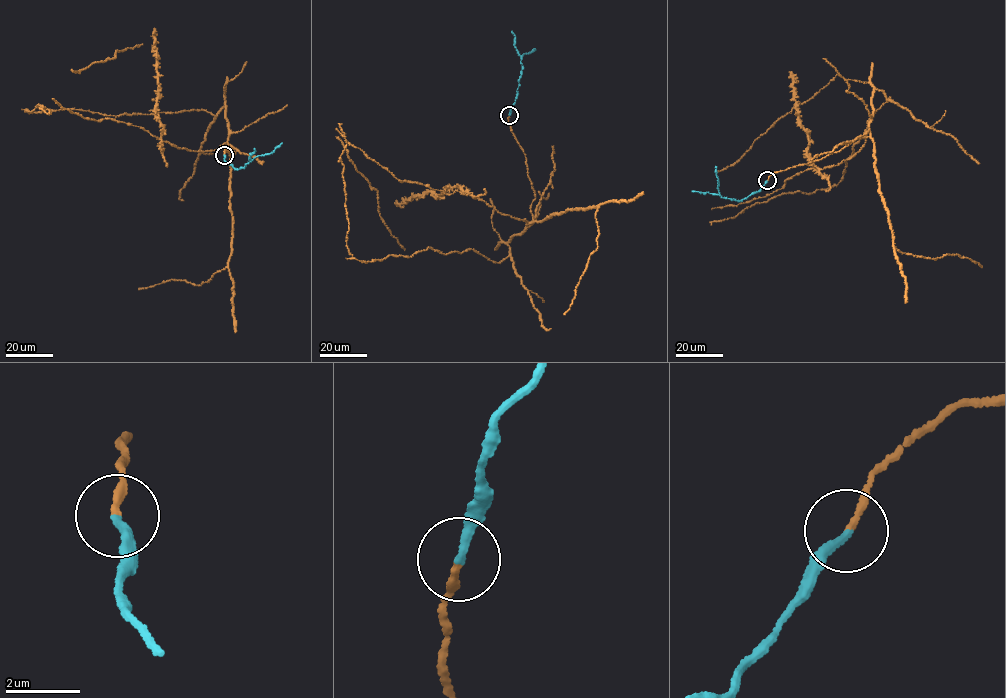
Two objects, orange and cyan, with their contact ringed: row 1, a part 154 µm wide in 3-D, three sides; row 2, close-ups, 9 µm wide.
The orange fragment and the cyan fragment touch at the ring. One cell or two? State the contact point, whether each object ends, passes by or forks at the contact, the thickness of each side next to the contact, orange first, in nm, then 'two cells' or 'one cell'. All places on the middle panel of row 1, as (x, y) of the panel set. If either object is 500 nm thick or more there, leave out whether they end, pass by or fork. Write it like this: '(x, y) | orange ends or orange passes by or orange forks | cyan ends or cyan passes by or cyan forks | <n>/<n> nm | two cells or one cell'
(509, 115) | orange ends | cyan ends | 190/240 nm | two cells

